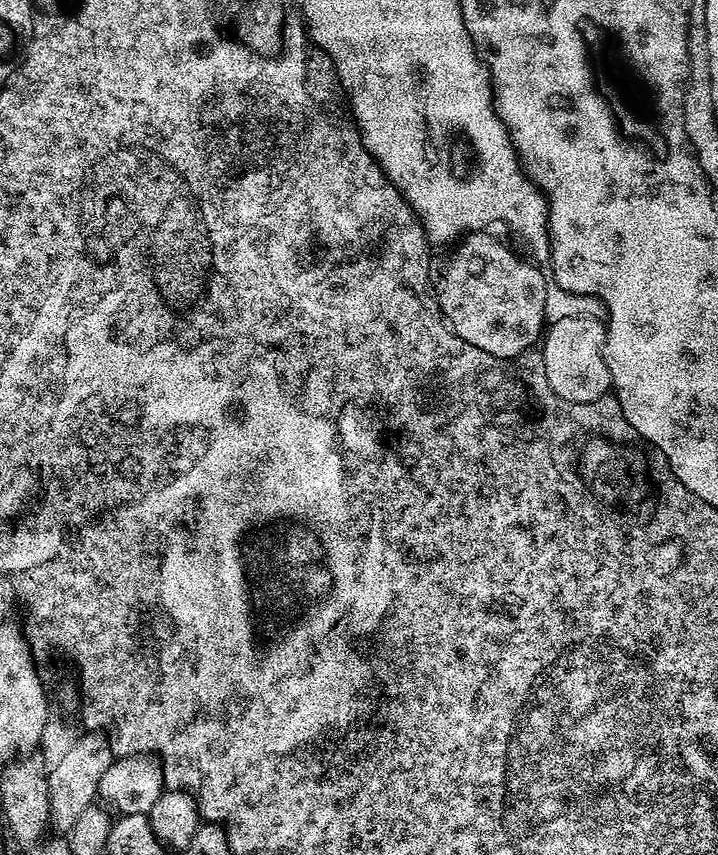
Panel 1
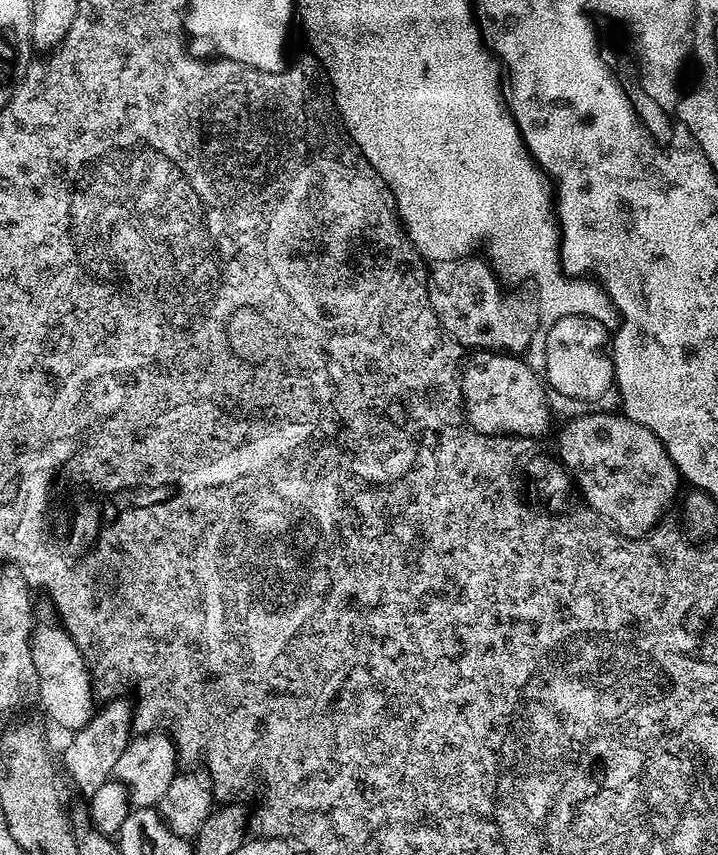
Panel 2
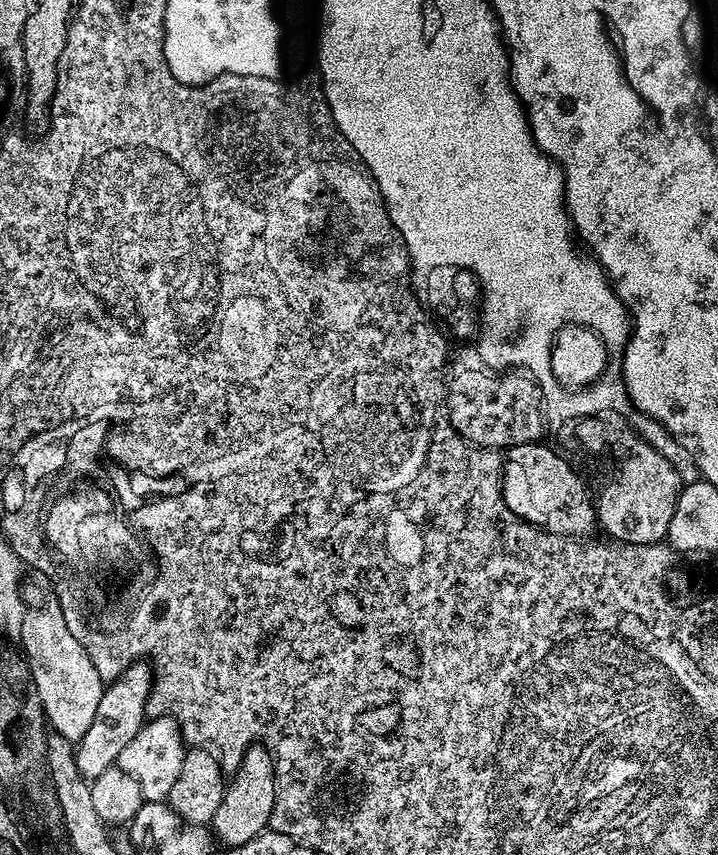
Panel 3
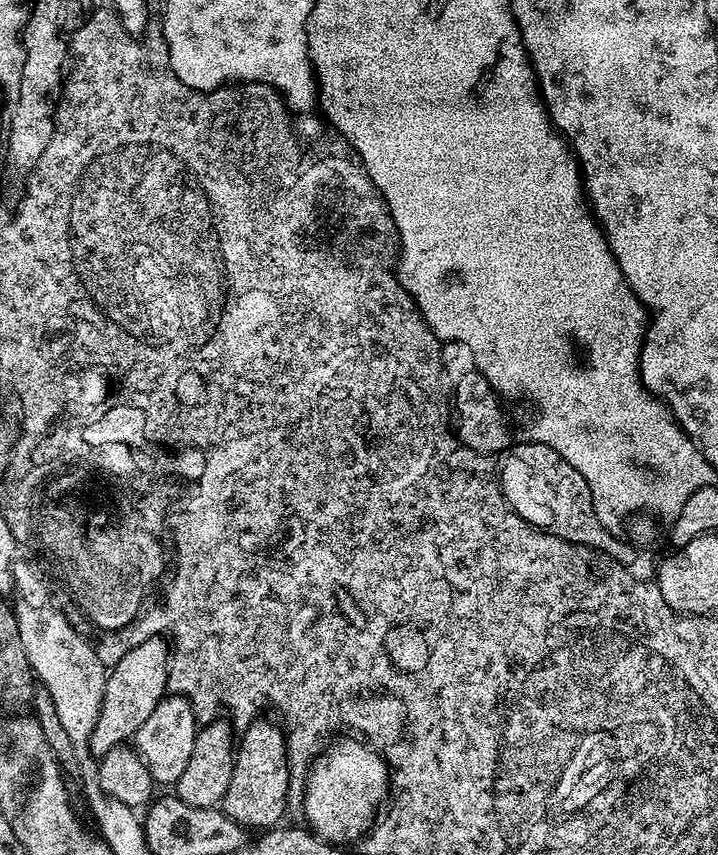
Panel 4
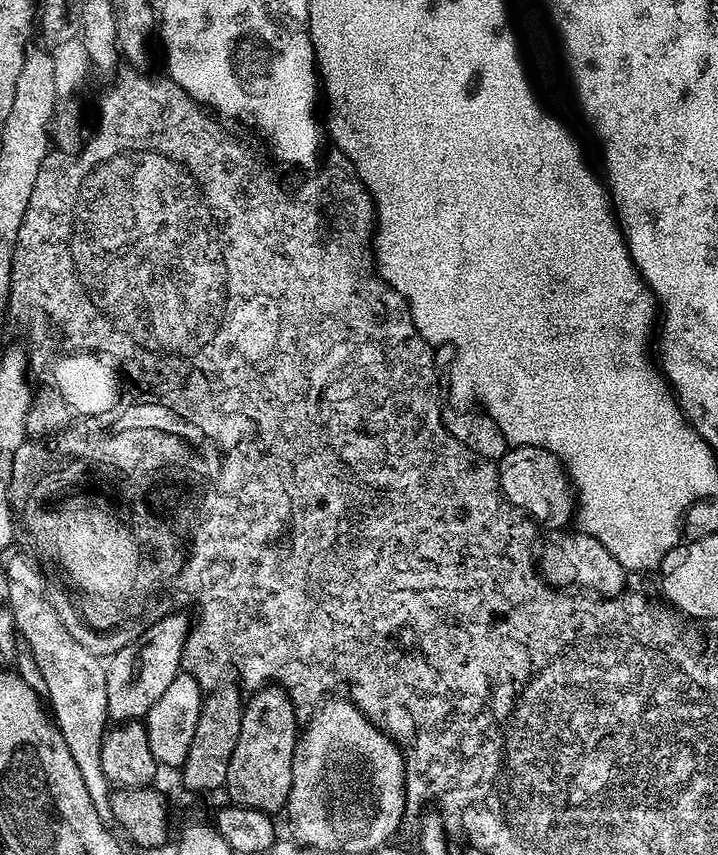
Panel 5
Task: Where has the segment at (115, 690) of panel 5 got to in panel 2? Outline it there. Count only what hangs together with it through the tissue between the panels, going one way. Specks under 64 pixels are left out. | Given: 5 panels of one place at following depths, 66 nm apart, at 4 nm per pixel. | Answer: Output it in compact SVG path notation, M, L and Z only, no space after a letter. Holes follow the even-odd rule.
M117 698L101 703L93 711L90 722L75 729L72 743L62 753L64 768L68 771L73 786L84 795L84 798L91 798L94 790L98 790L98 786L113 779L118 758L122 758L122 750L126 750L129 740L133 739L133 705L129 701L127 704L126 701L127 699Z

